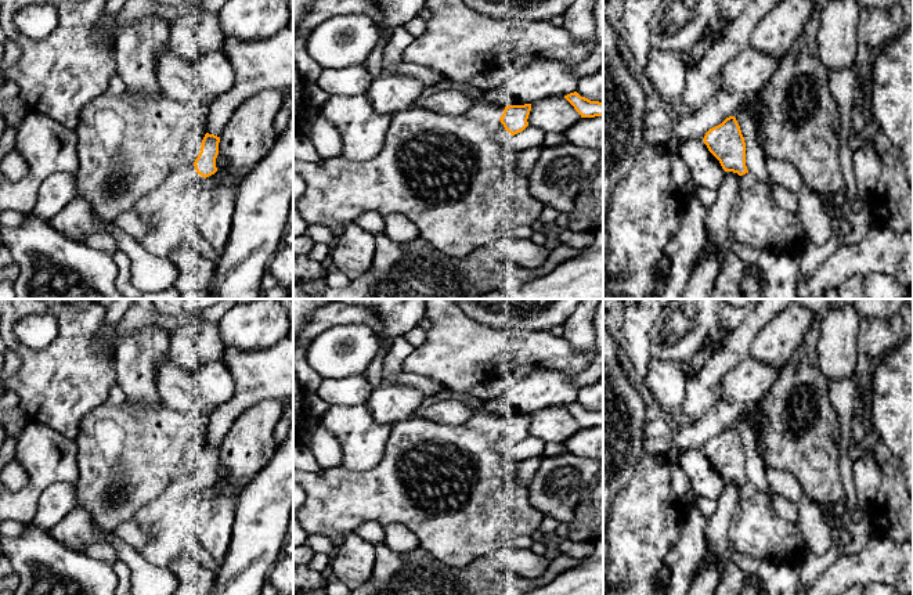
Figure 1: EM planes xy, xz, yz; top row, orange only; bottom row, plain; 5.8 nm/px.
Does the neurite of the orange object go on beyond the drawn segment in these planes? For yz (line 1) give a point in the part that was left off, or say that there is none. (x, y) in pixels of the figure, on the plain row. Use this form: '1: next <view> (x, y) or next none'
1: next none

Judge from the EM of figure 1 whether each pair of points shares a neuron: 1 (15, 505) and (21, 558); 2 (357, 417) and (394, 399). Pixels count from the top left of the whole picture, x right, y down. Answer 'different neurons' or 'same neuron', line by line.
1: different neurons
2: different neurons

